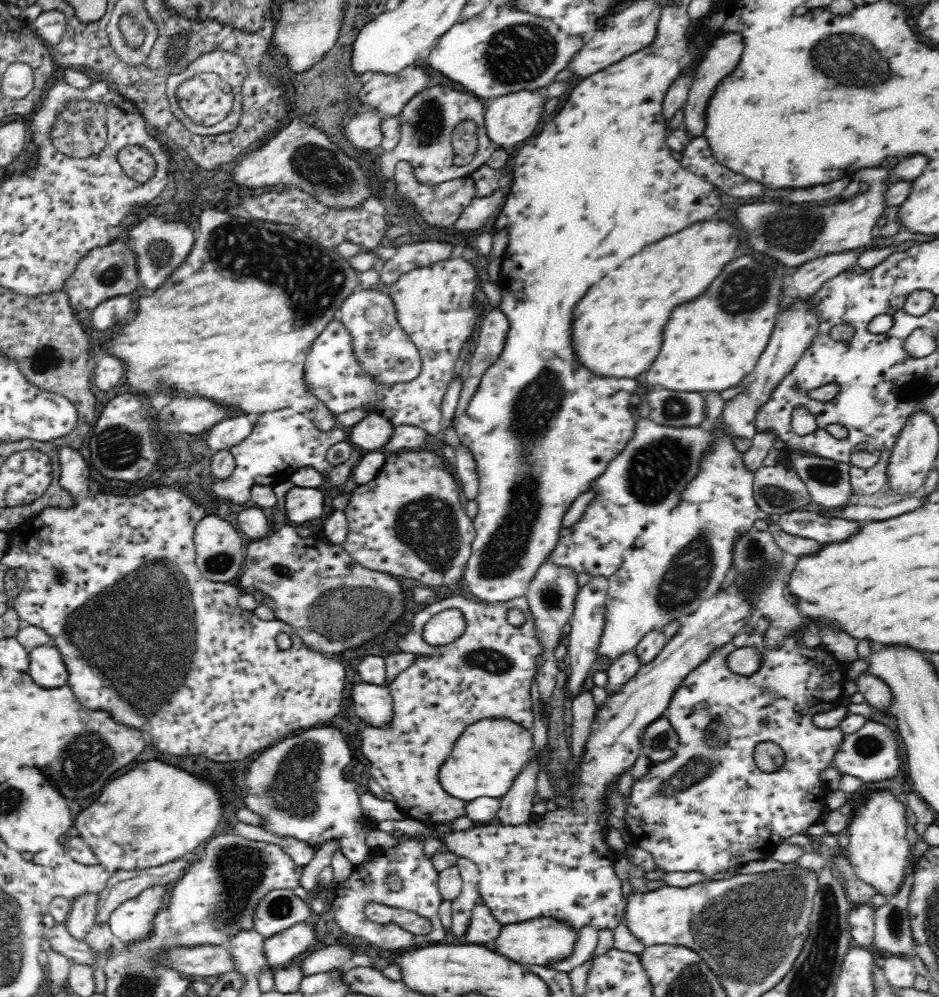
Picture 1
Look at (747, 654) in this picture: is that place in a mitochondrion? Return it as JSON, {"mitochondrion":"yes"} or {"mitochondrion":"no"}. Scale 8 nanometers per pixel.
{"mitochondrion":"no"}

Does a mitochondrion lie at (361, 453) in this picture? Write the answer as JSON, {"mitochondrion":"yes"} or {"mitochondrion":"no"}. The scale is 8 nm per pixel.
{"mitochondrion":"no"}

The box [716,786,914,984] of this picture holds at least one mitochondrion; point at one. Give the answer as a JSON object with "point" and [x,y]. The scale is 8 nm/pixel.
{"point":[894,922]}

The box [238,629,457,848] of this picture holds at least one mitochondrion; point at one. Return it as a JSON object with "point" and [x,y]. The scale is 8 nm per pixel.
{"point":[293,788]}

